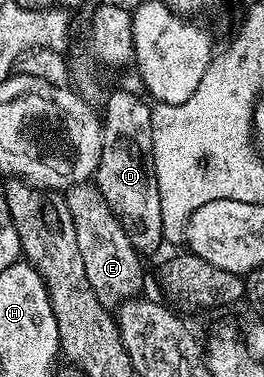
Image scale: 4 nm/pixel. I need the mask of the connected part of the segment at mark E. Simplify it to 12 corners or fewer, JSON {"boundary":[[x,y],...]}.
{"boundary":[[94,183],[65,195],[89,286],[109,310],[143,266]]}

